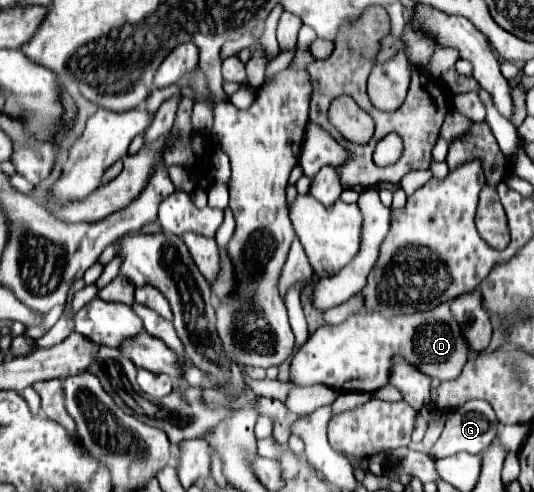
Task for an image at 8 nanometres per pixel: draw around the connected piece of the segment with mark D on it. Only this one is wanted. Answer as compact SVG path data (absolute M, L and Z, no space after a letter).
M441 304L441 308L433 308L433 312L395 316L393 320L385 320L383 316L371 312L357 312L337 326L321 326L315 330L315 334L307 340L307 344L303 344L299 352L295 352L289 364L289 382L293 386L325 384L339 392L375 392L389 384L393 354L403 356L405 360L421 368L421 372L425 372L431 378L439 378L441 382L457 378L461 374L465 360L469 358L467 344L461 336L461 330L457 328L457 322L453 320L453 314L449 312L449 304Z

